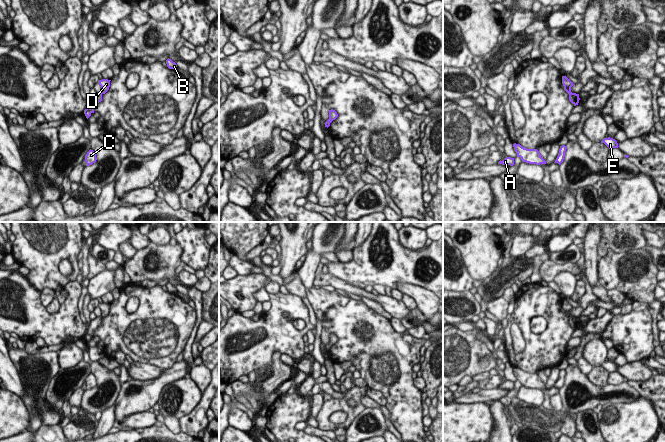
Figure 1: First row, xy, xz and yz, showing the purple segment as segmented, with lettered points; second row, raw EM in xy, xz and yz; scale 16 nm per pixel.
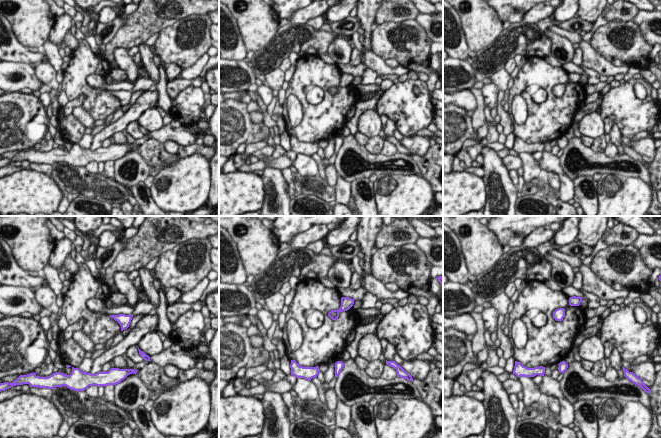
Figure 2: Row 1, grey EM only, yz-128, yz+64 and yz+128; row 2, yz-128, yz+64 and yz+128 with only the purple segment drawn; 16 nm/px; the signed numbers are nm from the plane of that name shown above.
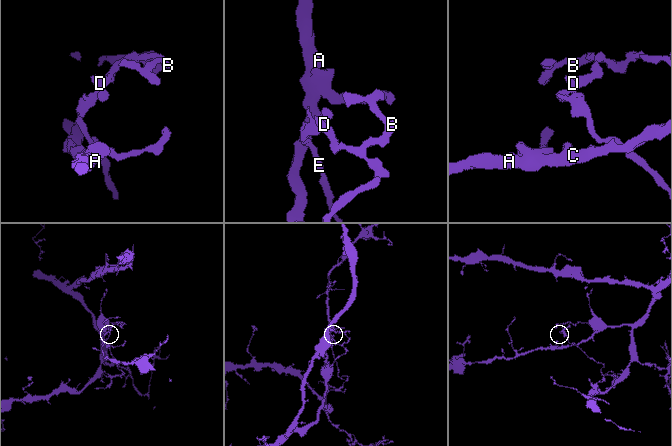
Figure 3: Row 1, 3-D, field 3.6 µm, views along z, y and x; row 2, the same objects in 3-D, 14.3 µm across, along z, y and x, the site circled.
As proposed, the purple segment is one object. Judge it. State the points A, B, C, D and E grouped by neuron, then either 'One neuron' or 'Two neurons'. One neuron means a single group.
Groups: A B C D / E. Two neurons

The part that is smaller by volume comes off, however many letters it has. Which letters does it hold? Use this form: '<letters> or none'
E

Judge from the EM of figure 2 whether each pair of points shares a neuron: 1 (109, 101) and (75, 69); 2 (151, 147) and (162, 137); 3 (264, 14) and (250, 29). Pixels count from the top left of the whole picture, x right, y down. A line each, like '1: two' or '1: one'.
1: one
2: two
3: one

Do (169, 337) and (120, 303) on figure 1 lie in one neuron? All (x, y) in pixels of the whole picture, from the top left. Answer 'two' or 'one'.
one

